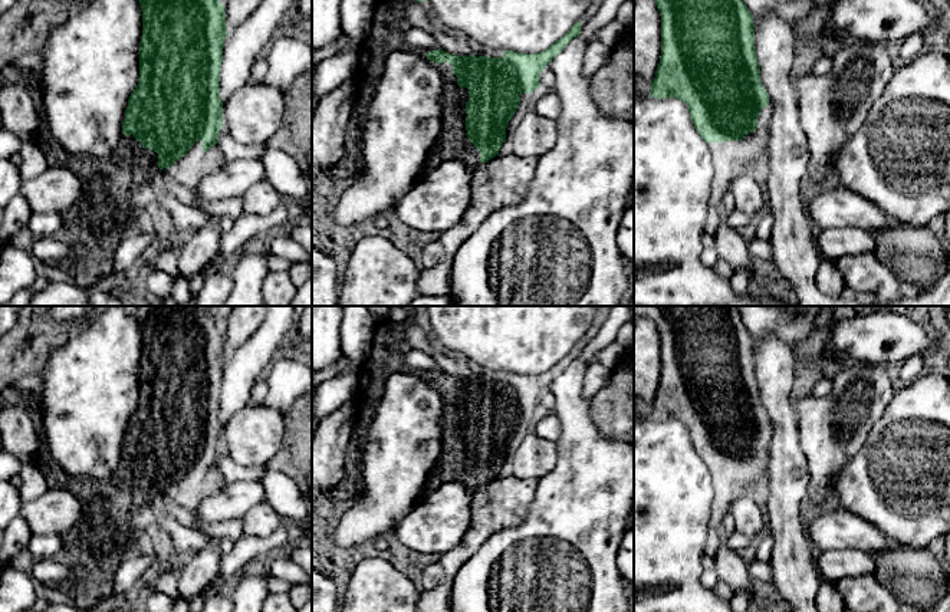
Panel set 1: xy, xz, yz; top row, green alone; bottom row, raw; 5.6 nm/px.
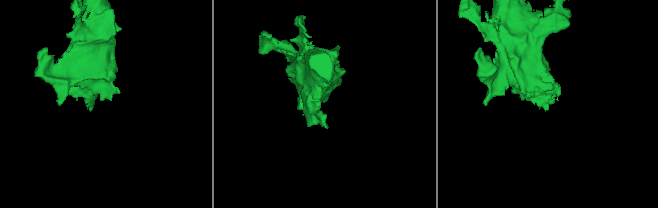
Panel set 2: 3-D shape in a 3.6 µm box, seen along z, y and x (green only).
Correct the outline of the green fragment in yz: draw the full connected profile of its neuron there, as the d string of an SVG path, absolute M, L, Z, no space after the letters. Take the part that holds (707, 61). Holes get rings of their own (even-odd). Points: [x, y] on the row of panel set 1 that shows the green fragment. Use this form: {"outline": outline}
{"outline": "M654 0L661 16L661 56L651 98L683 101L707 142L740 141L757 128L769 95L760 82L753 14L743 0Z"}

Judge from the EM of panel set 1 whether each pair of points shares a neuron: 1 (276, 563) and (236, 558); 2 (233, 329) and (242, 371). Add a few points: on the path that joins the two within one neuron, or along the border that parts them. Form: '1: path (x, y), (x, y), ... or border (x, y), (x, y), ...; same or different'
1: border (279, 552), (266, 559); different
2: border (260, 323), (229, 355); different

